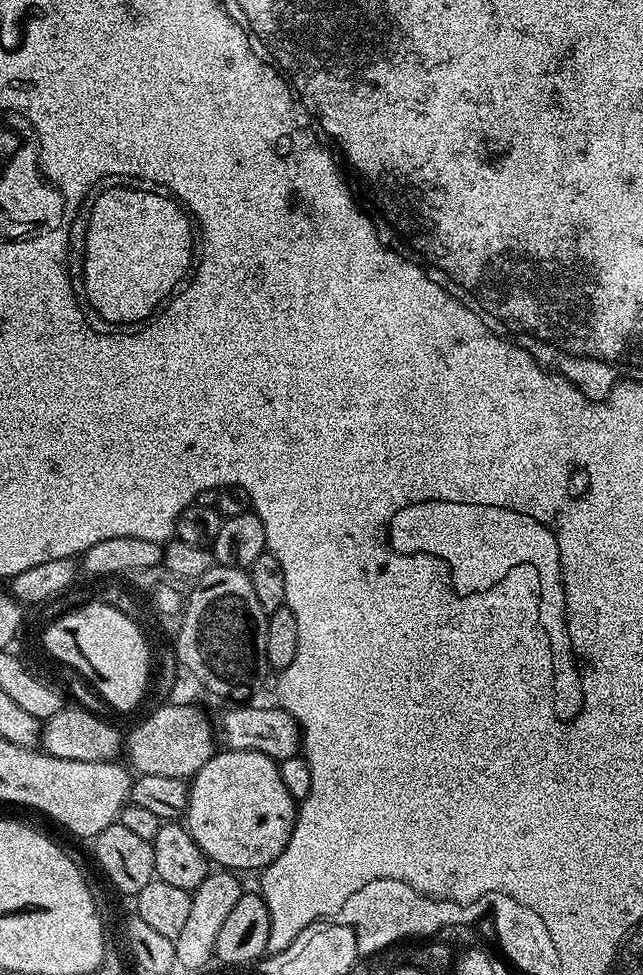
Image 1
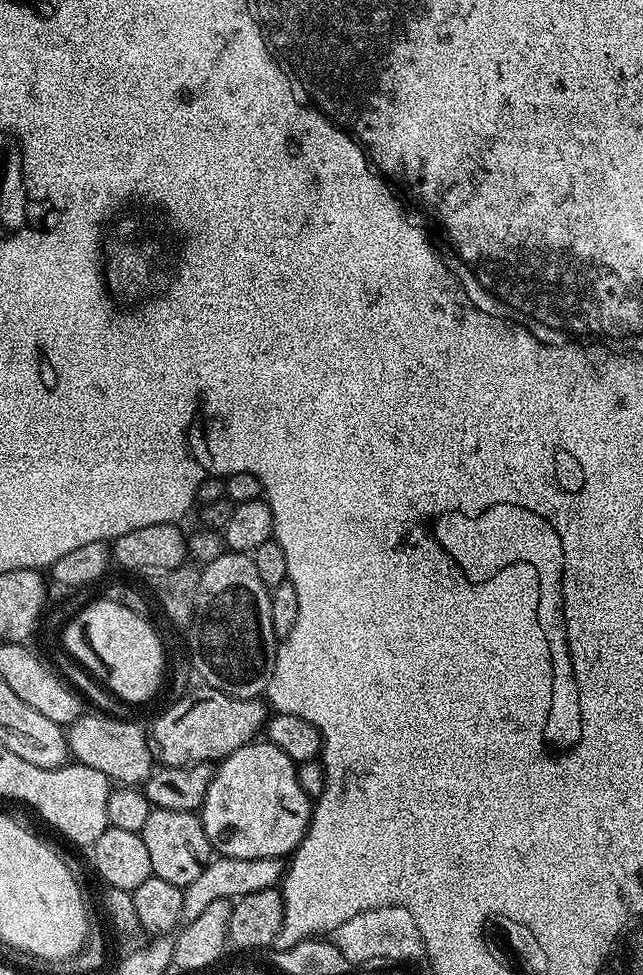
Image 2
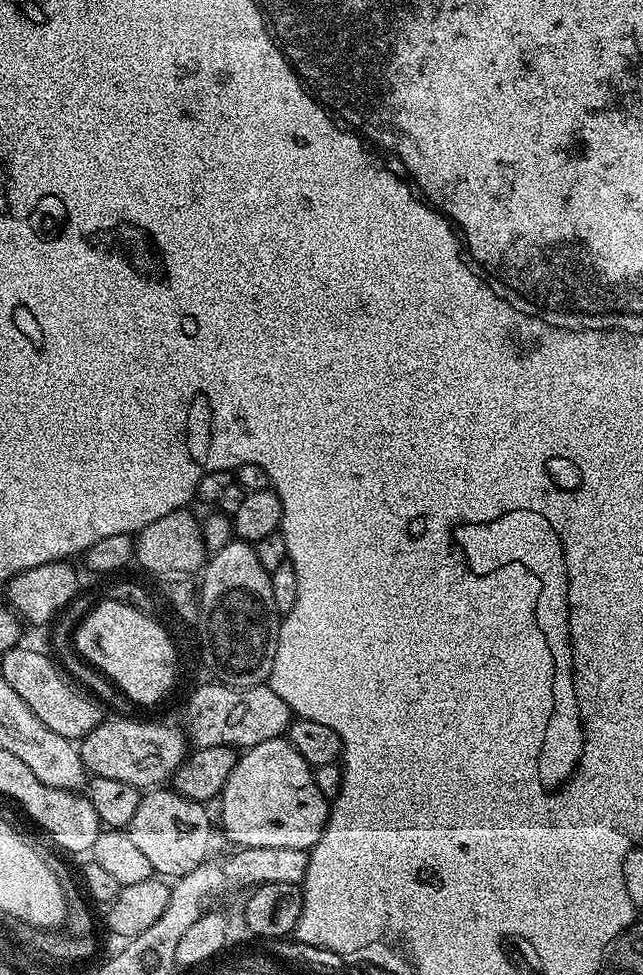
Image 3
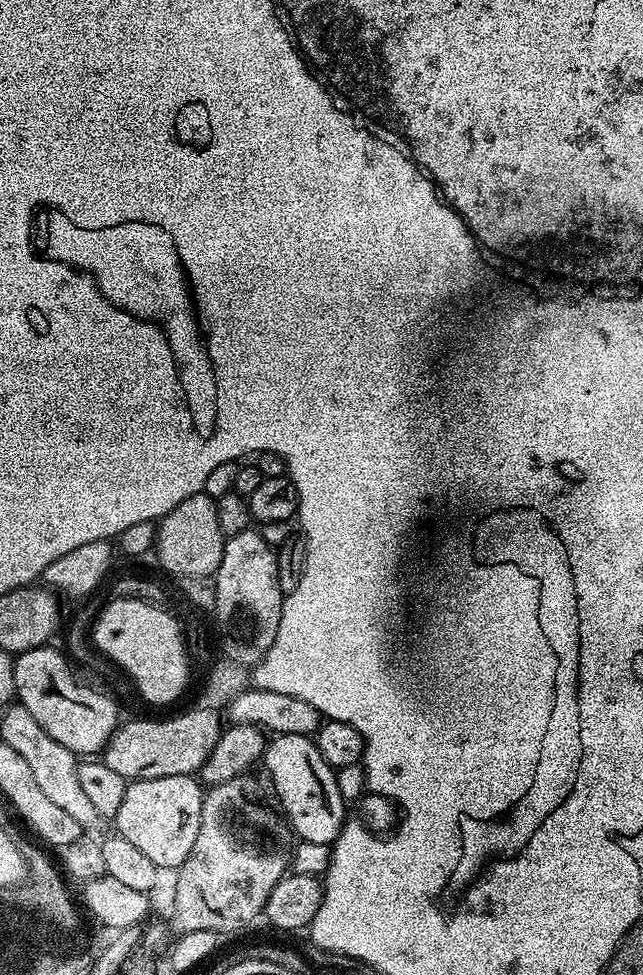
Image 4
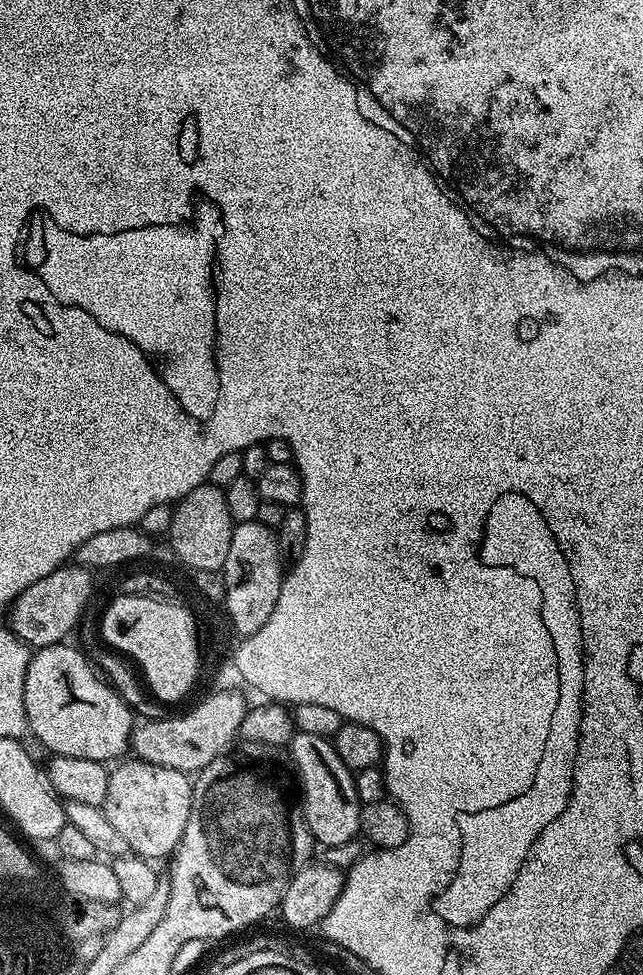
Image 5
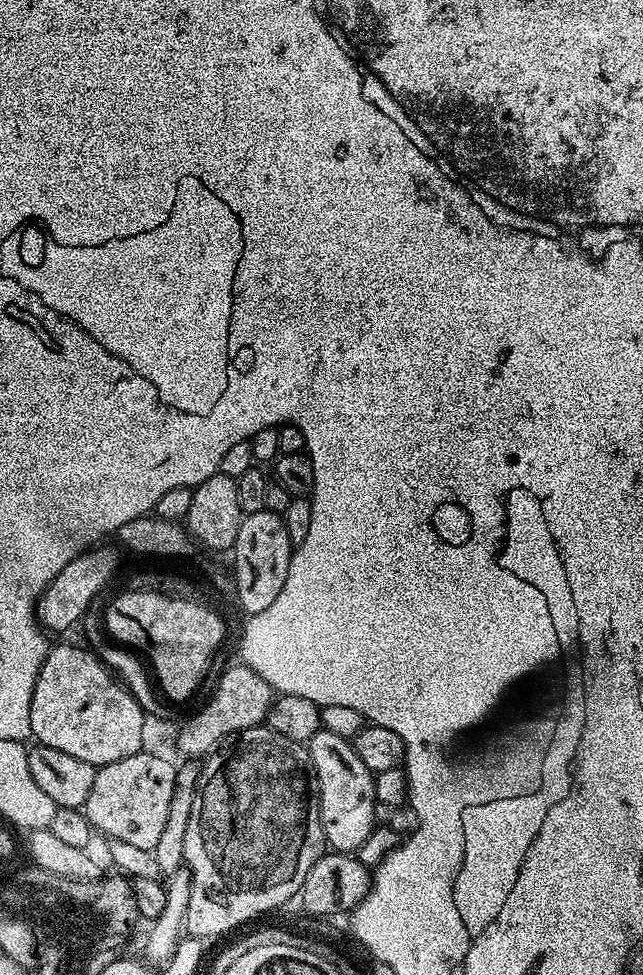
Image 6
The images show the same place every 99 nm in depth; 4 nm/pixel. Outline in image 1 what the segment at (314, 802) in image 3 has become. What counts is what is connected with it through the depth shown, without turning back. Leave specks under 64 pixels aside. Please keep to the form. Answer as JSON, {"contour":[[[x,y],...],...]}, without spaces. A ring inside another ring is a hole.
{"contour":[[[254,750],[217,751],[191,777],[186,827],[213,865],[224,870],[263,870],[286,850],[296,825],[298,801],[282,782],[280,765]]]}

